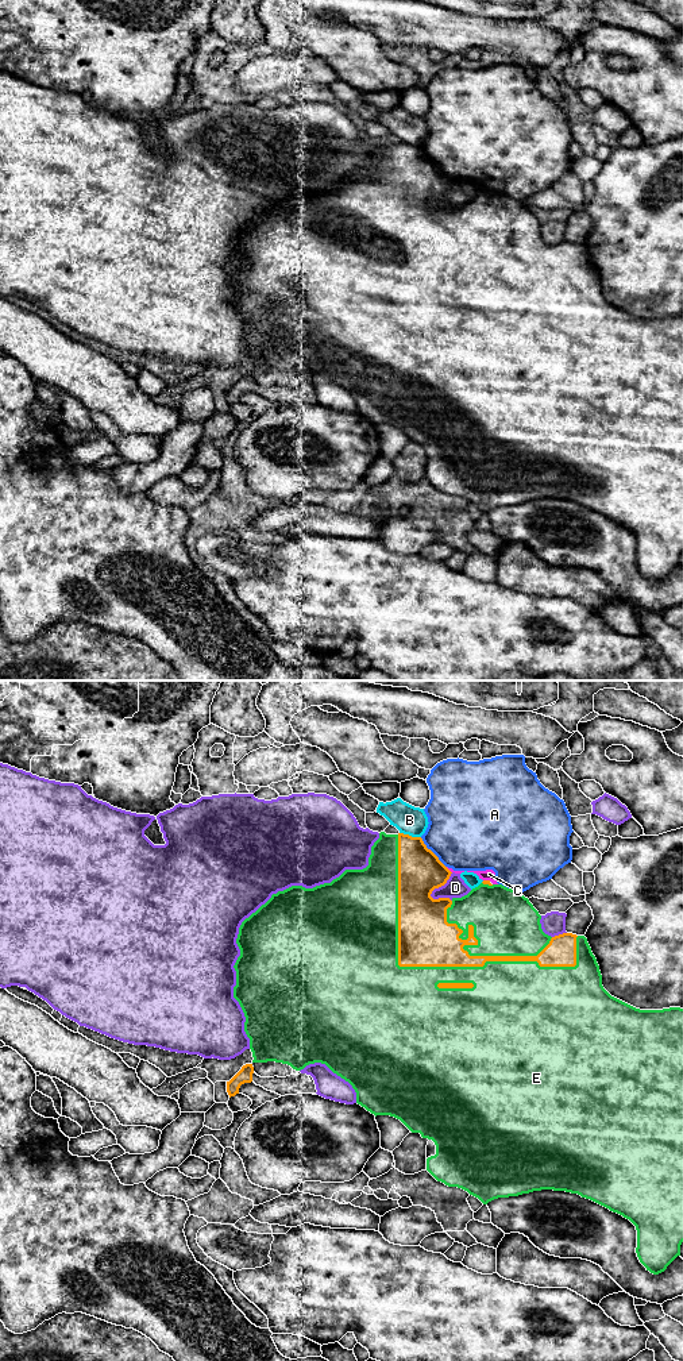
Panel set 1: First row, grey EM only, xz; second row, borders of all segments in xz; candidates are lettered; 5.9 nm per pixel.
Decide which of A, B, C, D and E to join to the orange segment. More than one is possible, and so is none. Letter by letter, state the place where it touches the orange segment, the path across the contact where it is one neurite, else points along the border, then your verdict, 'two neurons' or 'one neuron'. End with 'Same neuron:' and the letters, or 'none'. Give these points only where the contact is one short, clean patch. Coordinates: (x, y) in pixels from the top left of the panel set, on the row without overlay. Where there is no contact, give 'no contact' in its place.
A: meets orange in xz at (432, 161); two neurons
B: meets orange in xz at (411, 145); two neurons
C: meets orange in xz at (487, 189); two neurons
D: meets orange in xz at (439, 195); two neurons
E: meets orange in xz at (423, 274); one neuron
Same neuron: E

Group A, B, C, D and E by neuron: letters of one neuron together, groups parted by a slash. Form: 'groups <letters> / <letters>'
groups A C / B / D / E

